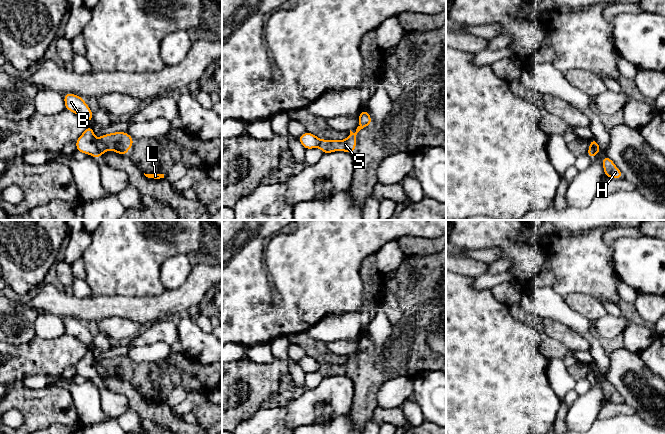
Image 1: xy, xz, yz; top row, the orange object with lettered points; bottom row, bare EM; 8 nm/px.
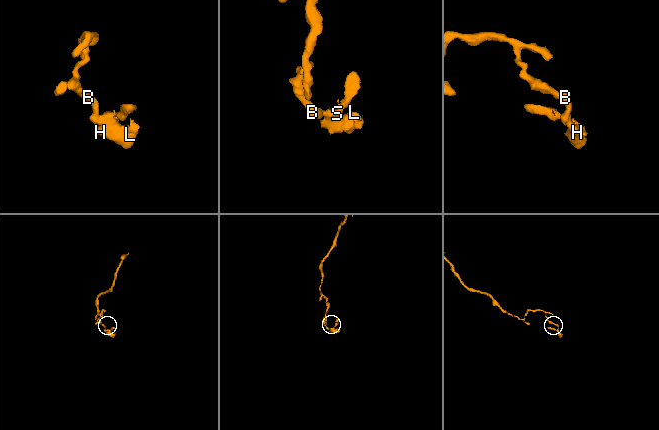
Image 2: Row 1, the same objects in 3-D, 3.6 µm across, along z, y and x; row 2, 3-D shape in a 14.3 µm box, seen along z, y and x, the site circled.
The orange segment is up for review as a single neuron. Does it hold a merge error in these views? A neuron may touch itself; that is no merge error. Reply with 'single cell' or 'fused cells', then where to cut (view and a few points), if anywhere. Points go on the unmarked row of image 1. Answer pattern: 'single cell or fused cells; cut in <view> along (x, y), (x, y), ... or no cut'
fused cells; cut in xy along (94, 363), (95, 370), (100, 379)

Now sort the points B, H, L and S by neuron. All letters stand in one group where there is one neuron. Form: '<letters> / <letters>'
B / H L S

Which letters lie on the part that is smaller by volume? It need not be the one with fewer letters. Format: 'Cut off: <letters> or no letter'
Cut off: H, L, S

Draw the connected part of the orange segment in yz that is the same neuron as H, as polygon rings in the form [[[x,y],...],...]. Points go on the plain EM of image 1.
[[[605,380],[603,382],[602,388],[606,401],[616,402],[616,403],[623,402],[622,396],[615,390],[614,386],[608,380]]]

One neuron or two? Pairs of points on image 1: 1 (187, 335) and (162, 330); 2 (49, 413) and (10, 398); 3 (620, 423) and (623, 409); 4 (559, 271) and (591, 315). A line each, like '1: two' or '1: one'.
1: two
2: one
3: two
4: two

